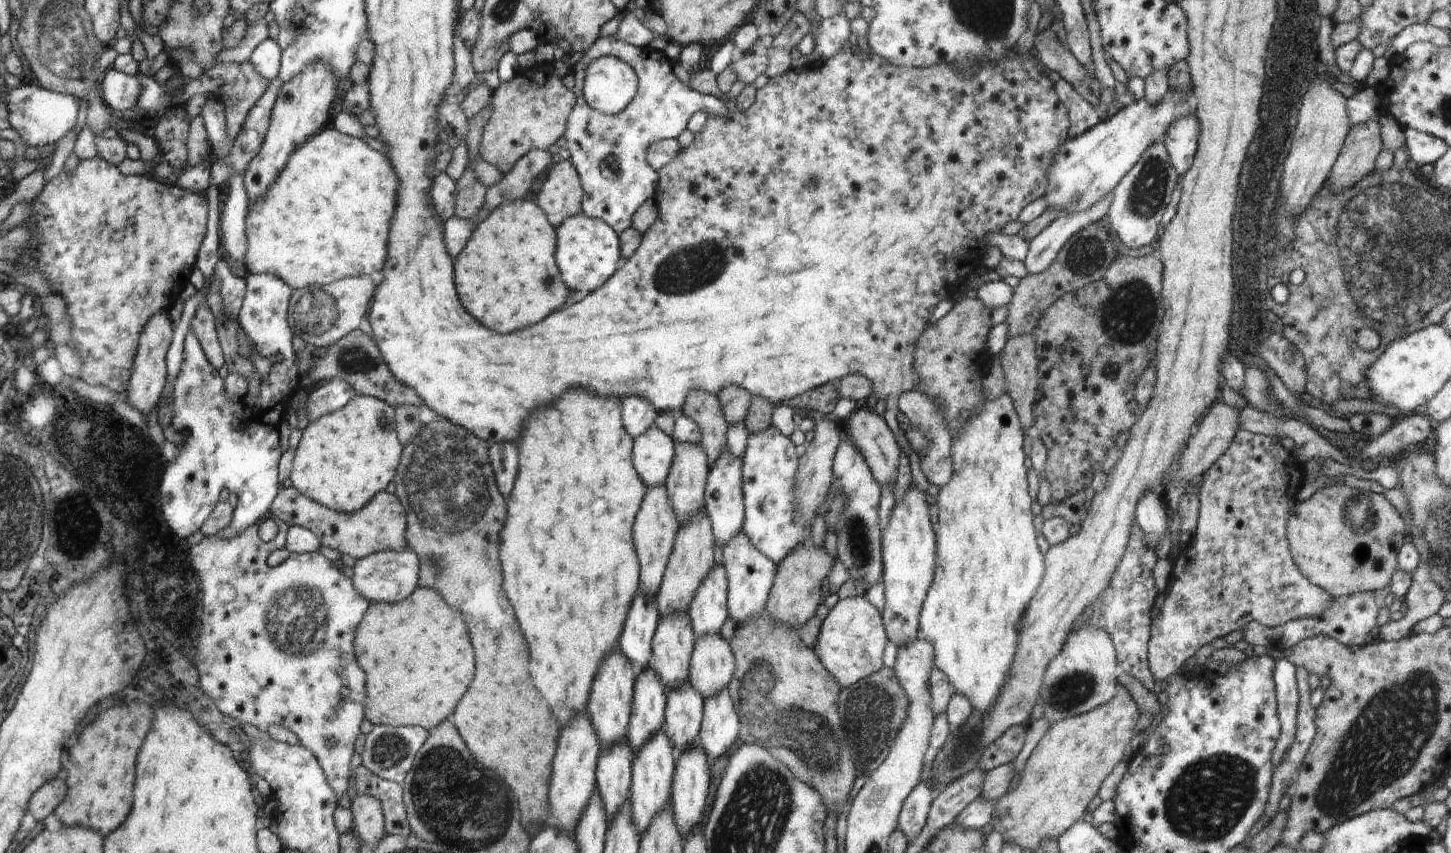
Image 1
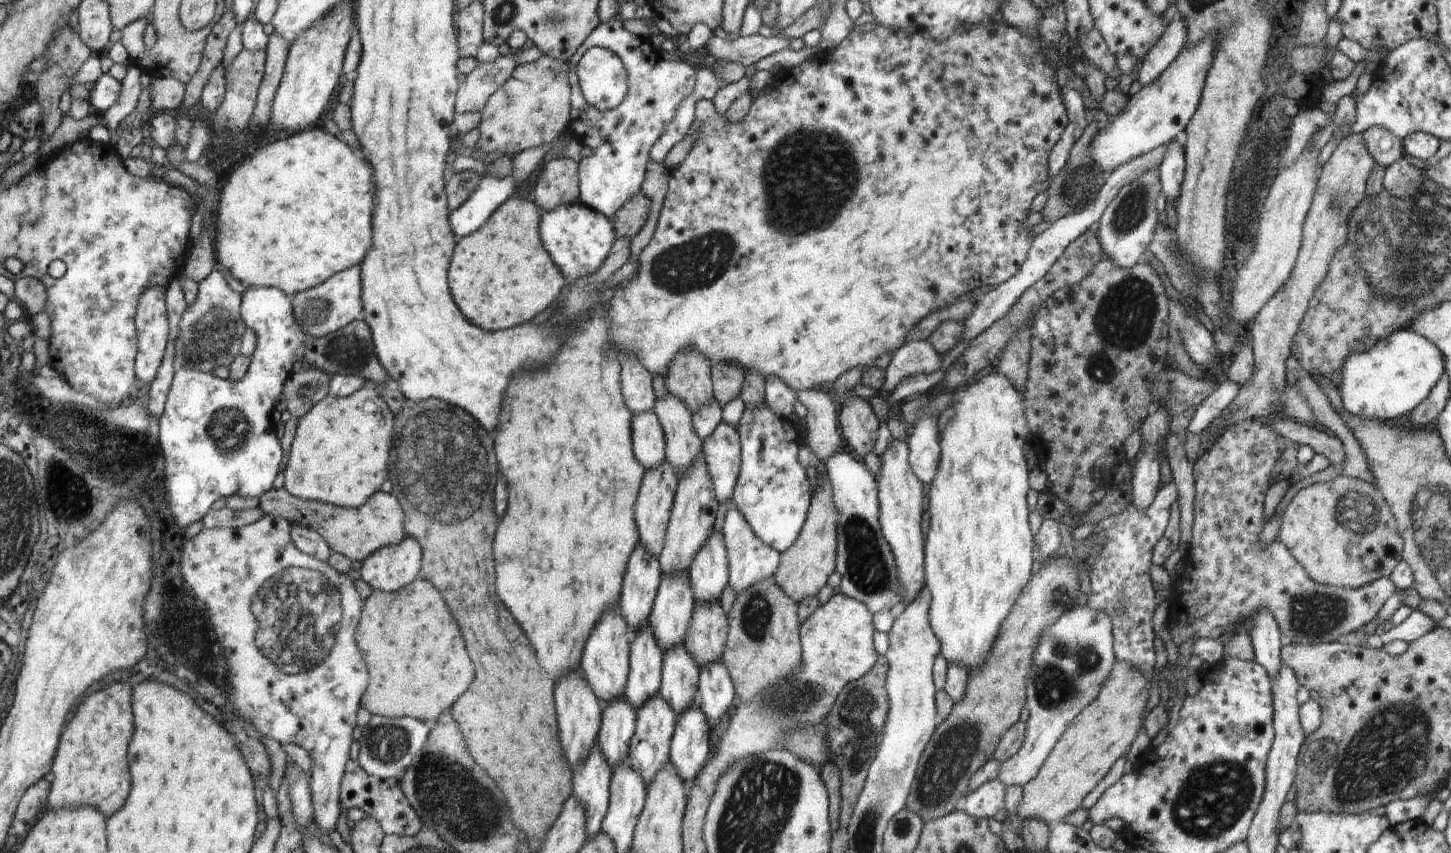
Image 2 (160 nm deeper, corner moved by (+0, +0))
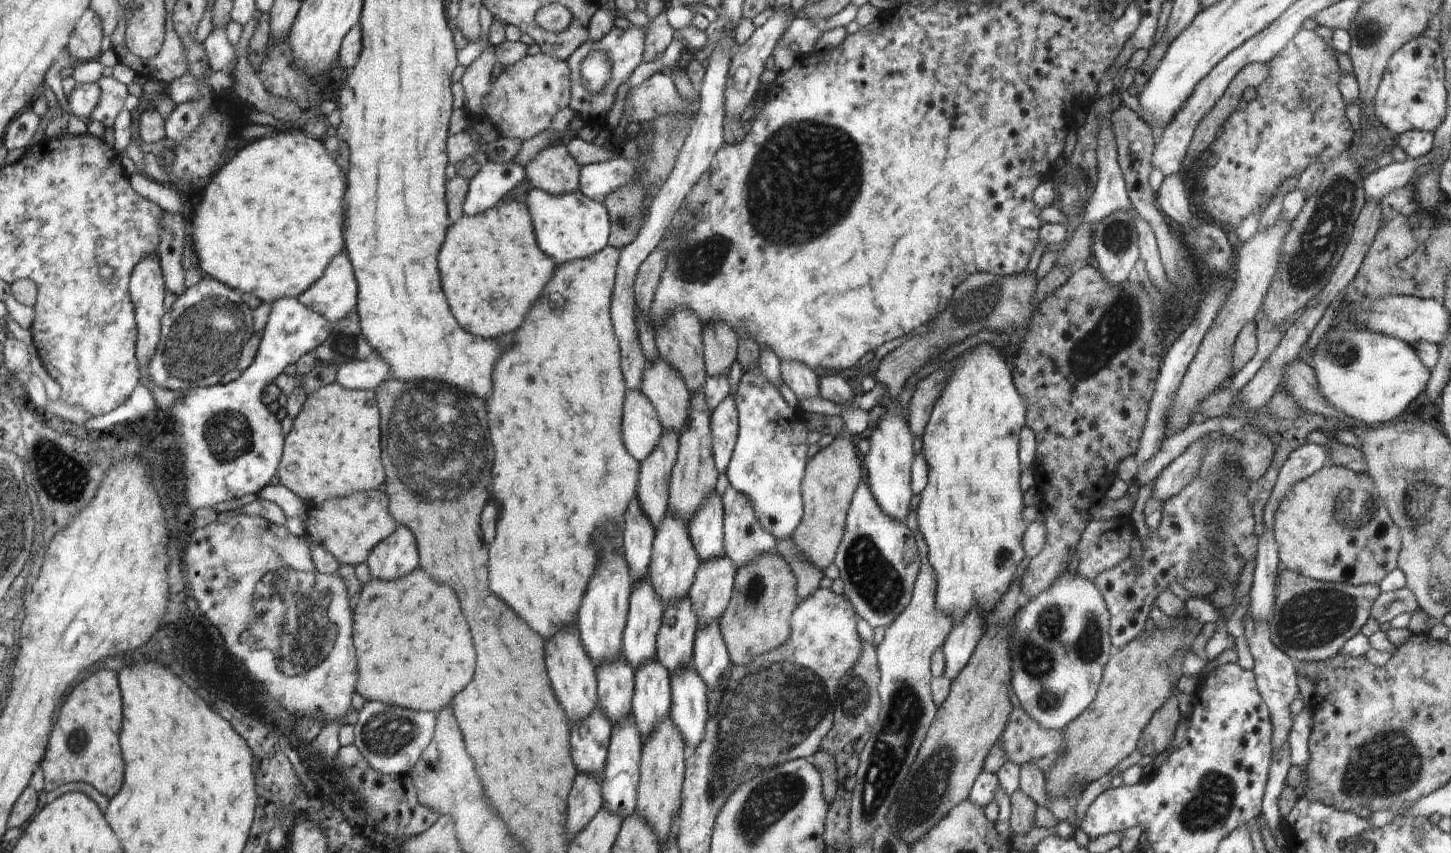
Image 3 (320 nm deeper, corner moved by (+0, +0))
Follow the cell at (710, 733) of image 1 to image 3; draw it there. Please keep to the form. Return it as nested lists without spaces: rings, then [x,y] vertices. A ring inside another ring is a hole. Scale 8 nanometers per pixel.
[[[719,620],[708,623],[707,627],[698,625],[695,630],[694,668],[709,687],[718,684],[718,678],[728,670],[727,644],[724,642]]]

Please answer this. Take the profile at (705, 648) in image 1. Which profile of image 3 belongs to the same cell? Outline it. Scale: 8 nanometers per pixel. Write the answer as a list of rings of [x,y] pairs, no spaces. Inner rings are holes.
[[[726,554],[701,560],[690,590],[700,625],[716,623],[732,598],[738,568]]]

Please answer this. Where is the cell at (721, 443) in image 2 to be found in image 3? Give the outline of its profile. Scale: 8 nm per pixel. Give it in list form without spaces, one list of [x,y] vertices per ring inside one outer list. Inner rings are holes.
[[[730,394],[711,412],[711,433],[714,437],[716,468],[727,472],[739,436],[739,412]]]

